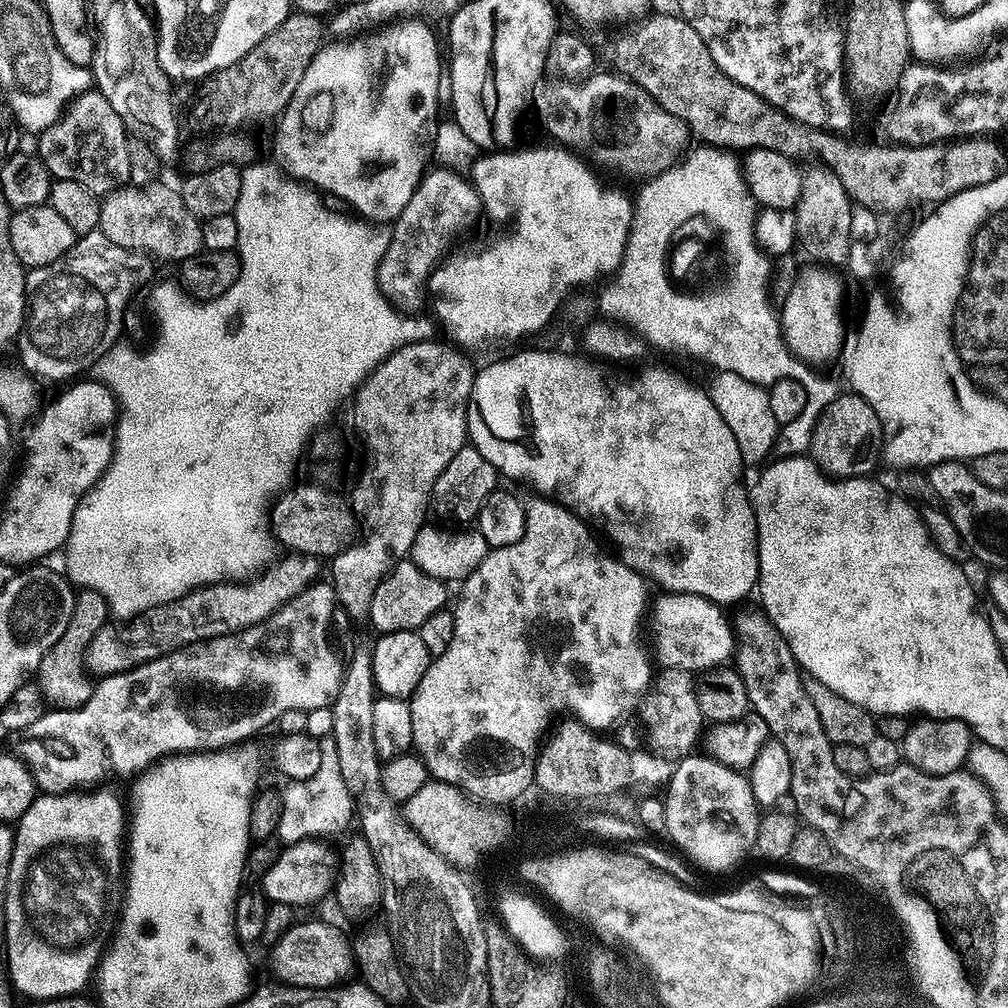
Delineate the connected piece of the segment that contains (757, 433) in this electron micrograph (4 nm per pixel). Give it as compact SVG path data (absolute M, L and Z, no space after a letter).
M716 372L714 378L712 388L710 387L712 401L714 406L718 406L718 414L722 414L726 426L730 426L734 439L738 441L738 450L742 450L745 465L763 465L773 455L771 452L777 447L782 432L782 426L770 410L767 387L750 382L742 378L742 374L733 372Z

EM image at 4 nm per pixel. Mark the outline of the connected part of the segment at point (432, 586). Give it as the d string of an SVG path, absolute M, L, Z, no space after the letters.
M411 559L400 561L392 568L392 572L374 590L374 598L370 602L367 619L377 629L377 633L403 632L418 630L422 622L433 616L435 612L445 611L448 600L449 585L443 580L426 574Z

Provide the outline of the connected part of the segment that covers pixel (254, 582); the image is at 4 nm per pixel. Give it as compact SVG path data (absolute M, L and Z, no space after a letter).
M284 554L280 561L269 563L251 578L206 584L169 604L154 606L123 622L109 622L94 637L88 648L88 667L96 678L129 672L140 664L158 660L199 640L229 636L262 623L296 596L321 579L321 561L315 556Z

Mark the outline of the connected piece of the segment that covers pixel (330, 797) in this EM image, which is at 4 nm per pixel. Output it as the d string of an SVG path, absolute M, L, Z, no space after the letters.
M329 736L320 740L321 765L310 779L293 781L281 795L281 814L276 836L285 845L303 843L309 836L325 828L326 822L344 822L353 819L354 801L342 779L339 769L337 746Z

